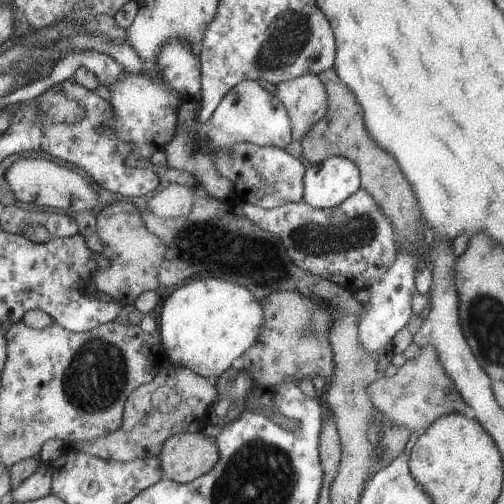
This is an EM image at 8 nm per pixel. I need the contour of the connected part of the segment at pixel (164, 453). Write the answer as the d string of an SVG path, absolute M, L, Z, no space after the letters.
M201 431L194 433L184 432L167 438L162 444L161 452L158 456L162 467L162 478L169 479L176 483L185 484L193 481L199 475L205 474L218 462L218 445L215 438L207 437Z

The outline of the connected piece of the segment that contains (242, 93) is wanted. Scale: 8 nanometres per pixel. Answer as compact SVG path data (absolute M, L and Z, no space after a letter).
M241 81L222 98L211 116L202 123L202 136L216 147L228 147L235 143L251 143L258 147L284 149L291 142L289 119L281 101L264 90L257 81Z

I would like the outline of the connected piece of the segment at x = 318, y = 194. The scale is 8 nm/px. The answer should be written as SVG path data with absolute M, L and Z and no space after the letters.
M329 157L319 165L306 165L302 176L302 200L310 207L328 209L350 197L361 185L358 167L350 160Z

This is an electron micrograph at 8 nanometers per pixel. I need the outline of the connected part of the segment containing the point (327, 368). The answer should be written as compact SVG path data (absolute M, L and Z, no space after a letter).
M295 291L272 292L258 303L262 306L262 328L254 344L235 360L237 368L245 371L259 388L268 389L278 382L332 376L334 362L328 334L334 311L330 303Z

